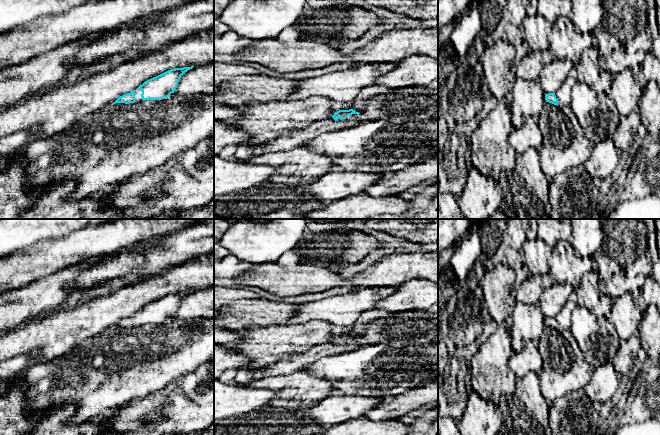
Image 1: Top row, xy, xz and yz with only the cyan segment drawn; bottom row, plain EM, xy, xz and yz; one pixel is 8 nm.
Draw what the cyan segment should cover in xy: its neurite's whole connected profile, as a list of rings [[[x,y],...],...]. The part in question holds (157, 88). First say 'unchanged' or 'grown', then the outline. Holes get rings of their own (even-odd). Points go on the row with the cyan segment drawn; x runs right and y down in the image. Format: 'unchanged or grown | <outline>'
grown | [[[193,67],[168,70],[145,81],[135,91],[120,96],[114,103],[129,104],[142,100],[162,100],[167,98],[171,93],[174,93],[181,76]]]

